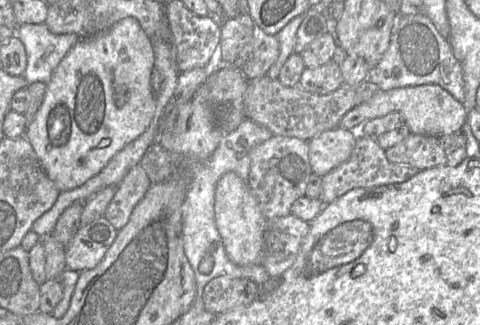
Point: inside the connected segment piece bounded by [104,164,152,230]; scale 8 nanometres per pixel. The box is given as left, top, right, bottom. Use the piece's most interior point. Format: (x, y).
(135, 184)

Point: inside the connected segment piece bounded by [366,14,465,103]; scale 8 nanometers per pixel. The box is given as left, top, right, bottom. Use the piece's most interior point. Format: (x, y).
(418, 54)

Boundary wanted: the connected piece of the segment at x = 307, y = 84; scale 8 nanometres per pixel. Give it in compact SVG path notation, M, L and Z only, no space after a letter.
M334 60L316 68L305 68L299 81L302 89L317 95L329 94L342 84L341 70Z

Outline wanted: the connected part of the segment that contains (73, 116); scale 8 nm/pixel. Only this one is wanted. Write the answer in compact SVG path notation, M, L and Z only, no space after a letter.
M126 17L105 32L89 38L80 38L53 71L51 80L46 87L42 105L32 122L28 125L25 137L32 145L47 176L54 182L60 192L80 187L90 178L97 175L119 151L134 141L148 128L156 110L156 95L151 87L151 72L154 68L154 56L151 40L142 29L138 20L134 17Z

